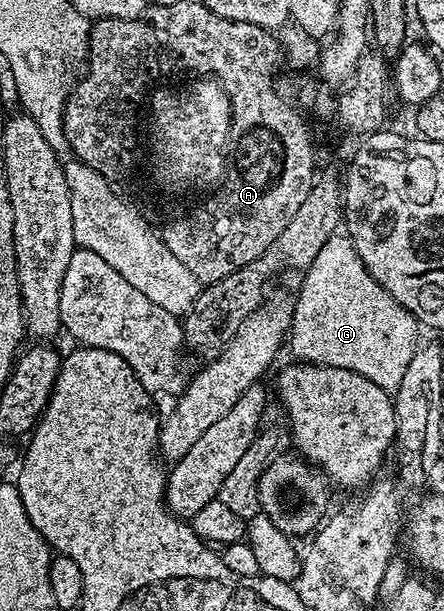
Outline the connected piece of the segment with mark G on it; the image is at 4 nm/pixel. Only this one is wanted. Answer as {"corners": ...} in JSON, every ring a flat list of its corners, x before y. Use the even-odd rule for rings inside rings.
{"corners":[[335,233,330,236,313,263,303,272,304,284,298,294,298,331,300,327,300,355,305,364,321,367,337,367,350,369,381,387,383,391,394,393,398,385,402,385,402,377,406,374,406,365,410,365,410,357,416,351,418,340,416,318,409,313,362,265,358,253,354,249,347,234]]}

